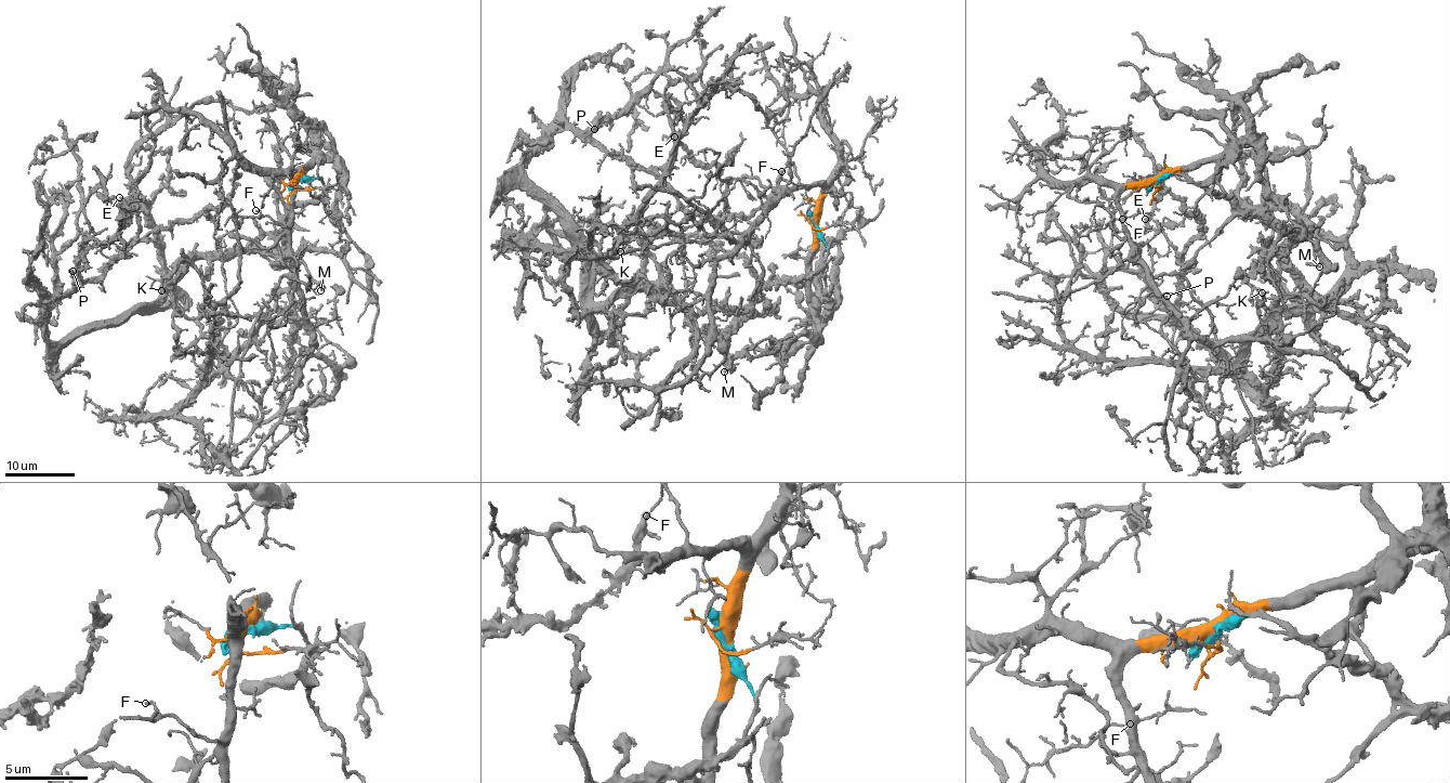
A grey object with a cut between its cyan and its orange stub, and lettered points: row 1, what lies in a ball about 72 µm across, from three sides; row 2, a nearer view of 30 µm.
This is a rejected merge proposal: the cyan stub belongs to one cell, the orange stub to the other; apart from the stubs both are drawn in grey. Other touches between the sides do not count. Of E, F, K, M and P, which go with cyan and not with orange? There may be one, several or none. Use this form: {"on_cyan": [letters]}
{"on_cyan": ["E", "K", "M", "P"]}

